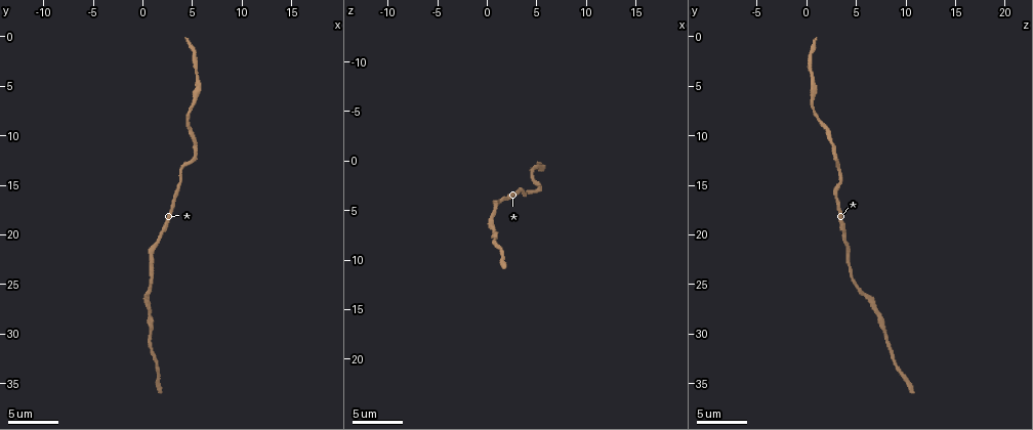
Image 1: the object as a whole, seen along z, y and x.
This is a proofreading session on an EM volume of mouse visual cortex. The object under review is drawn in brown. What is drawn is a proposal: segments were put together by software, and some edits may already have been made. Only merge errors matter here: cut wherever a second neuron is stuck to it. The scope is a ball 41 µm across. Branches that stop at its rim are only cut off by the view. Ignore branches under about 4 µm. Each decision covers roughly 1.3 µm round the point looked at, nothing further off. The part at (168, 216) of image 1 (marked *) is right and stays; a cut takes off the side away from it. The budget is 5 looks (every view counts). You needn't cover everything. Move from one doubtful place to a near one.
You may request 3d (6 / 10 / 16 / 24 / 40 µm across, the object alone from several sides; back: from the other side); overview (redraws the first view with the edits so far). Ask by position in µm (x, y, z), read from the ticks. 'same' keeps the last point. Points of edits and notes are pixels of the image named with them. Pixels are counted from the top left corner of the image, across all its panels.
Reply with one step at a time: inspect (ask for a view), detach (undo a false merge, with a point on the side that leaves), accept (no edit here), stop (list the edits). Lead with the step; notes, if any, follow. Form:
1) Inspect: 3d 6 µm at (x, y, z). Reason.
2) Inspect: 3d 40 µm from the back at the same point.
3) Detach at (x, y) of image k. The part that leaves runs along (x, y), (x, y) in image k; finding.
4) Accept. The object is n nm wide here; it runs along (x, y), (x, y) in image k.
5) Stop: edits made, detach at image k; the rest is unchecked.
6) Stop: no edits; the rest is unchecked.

Inspect: 3d 6 µm at (1.0, 23.0, 4.0). Thick turns thin.

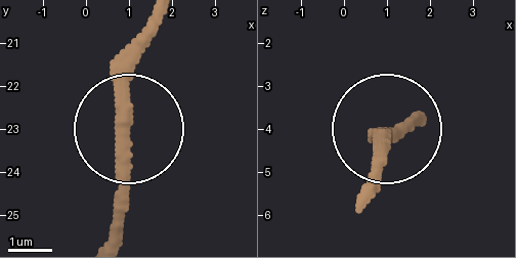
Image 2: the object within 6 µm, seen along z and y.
Inspect: 3d 6 µm from the back at (0.85, 23.05, 4.20).

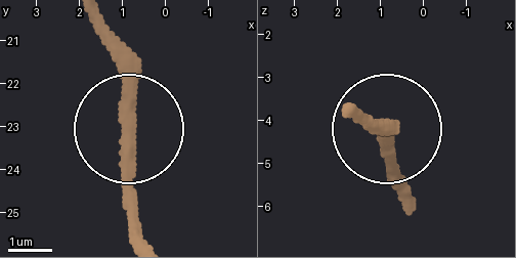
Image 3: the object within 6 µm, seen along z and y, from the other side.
Accept. Continuous, no second neuron.

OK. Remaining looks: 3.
Inspect: 3d 16 µm at (0.8, 29.4, 7.8).

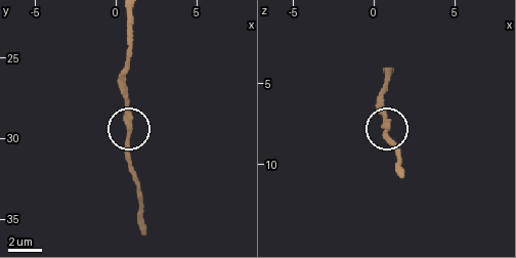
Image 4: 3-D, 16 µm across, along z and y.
Inspect: 3d 16 µm from the back at (0.9, 29.4, 7.6).

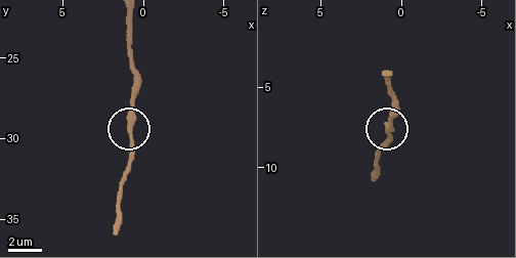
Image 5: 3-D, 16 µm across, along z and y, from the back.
Accept. It runs along (127, 17), (127, 46), (135, 80), (129, 125), (131, 165) in image 5; one neuron here.

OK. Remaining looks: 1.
Inspect: 3d 6 µm at (4.8, 9.2, 1.6). Sudden change in width.

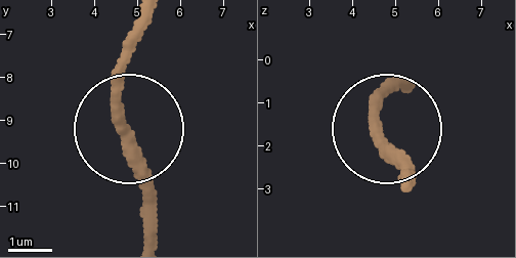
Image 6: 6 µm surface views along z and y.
Accept. It runs along (400, 175), (378, 131), (386, 80) in image 6; continuous, no second neuron.

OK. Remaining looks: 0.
Stop: no edits; the rest is unchecked.

